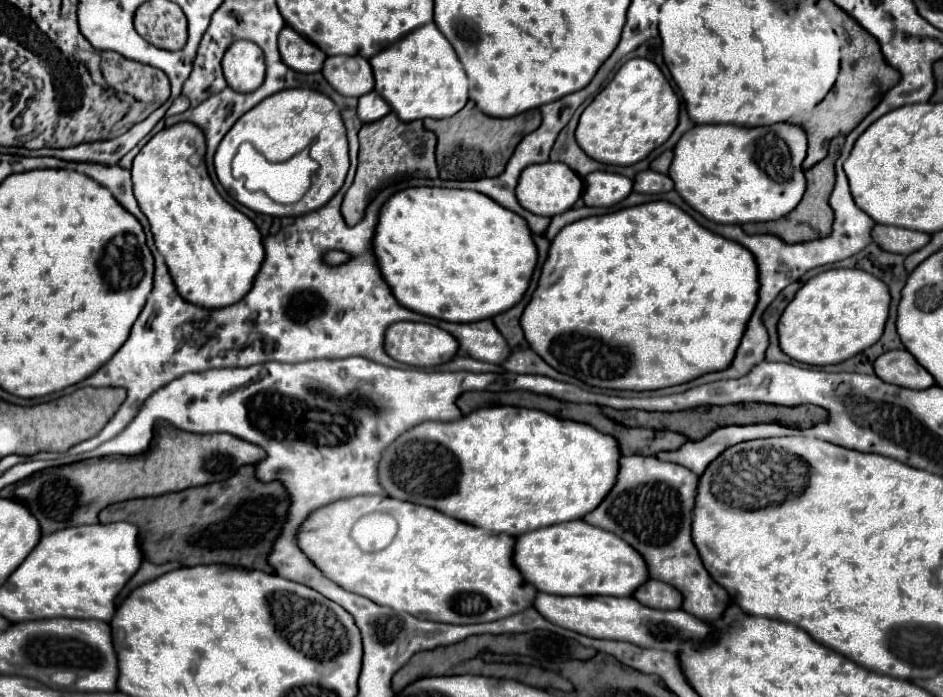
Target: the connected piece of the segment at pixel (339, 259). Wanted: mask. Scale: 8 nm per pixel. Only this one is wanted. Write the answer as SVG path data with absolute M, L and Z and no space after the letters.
M327 251L327 253L323 255L323 261L325 261L327 265L335 267L335 265L347 263L347 261L349 261L349 255L347 255L345 251Z

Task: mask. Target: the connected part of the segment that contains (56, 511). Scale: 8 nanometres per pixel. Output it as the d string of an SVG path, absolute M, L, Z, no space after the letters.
M160 421L158 435L152 441L149 450L144 454L135 456L107 456L87 459L65 465L65 467L53 467L45 469L31 479L25 479L23 483L13 485L13 499L21 501L33 517L39 521L39 527L43 533L47 531L59 531L59 527L73 527L79 523L99 523L97 513L117 501L125 499L137 499L143 497L145 493L139 491L155 491L153 495L165 495L171 491L181 491L187 487L197 487L197 485L207 485L215 481L229 479L241 465L253 465L265 457L265 451L259 449L257 445L243 441L235 435L229 433L207 433L207 435L197 435L197 433L185 433L167 422Z

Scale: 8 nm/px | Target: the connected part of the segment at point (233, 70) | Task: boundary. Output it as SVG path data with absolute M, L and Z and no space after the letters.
M235 41L221 61L227 85L239 93L255 91L265 79L263 51L253 41Z

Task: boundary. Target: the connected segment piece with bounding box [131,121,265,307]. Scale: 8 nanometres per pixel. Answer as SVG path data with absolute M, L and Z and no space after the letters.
M181 121L161 129L145 143L145 147L133 159L131 175L135 199L149 219L155 245L165 257L179 295L201 307L227 307L231 303L237 303L251 289L251 283L263 263L265 251L261 243L261 233L257 231L255 223L241 211L231 207L217 193L205 165L203 131L189 121Z

